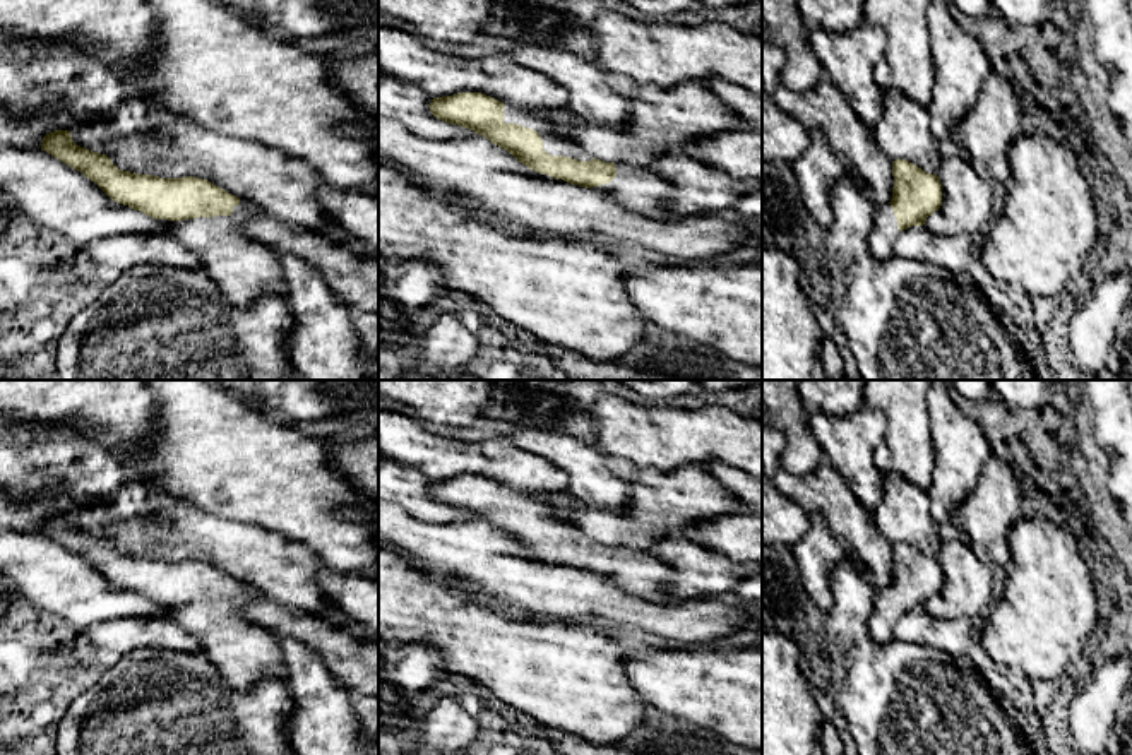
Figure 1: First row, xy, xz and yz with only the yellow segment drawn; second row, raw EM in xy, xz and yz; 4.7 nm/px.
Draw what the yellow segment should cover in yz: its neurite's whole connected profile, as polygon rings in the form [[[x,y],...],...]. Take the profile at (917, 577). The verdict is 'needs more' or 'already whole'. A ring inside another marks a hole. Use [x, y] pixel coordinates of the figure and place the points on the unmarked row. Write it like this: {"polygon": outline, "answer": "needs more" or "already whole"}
{"polygon": [[[896,543],[892,560],[892,582],[875,592],[868,618],[870,635],[880,644],[892,640],[892,628],[903,613],[923,609],[942,589],[942,568],[937,558],[906,543]]], "answer": "needs more"}

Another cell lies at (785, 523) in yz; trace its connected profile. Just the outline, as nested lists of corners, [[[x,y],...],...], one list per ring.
[[[762,421],[762,546],[791,548],[808,531],[807,512],[776,485],[783,450],[783,433]]]

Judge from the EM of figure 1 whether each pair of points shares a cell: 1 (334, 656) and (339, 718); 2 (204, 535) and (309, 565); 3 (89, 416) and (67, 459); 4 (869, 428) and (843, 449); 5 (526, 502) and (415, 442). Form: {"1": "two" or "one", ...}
{"1": "two", "2": "one", "3": "two", "4": "one", "5": "two"}

